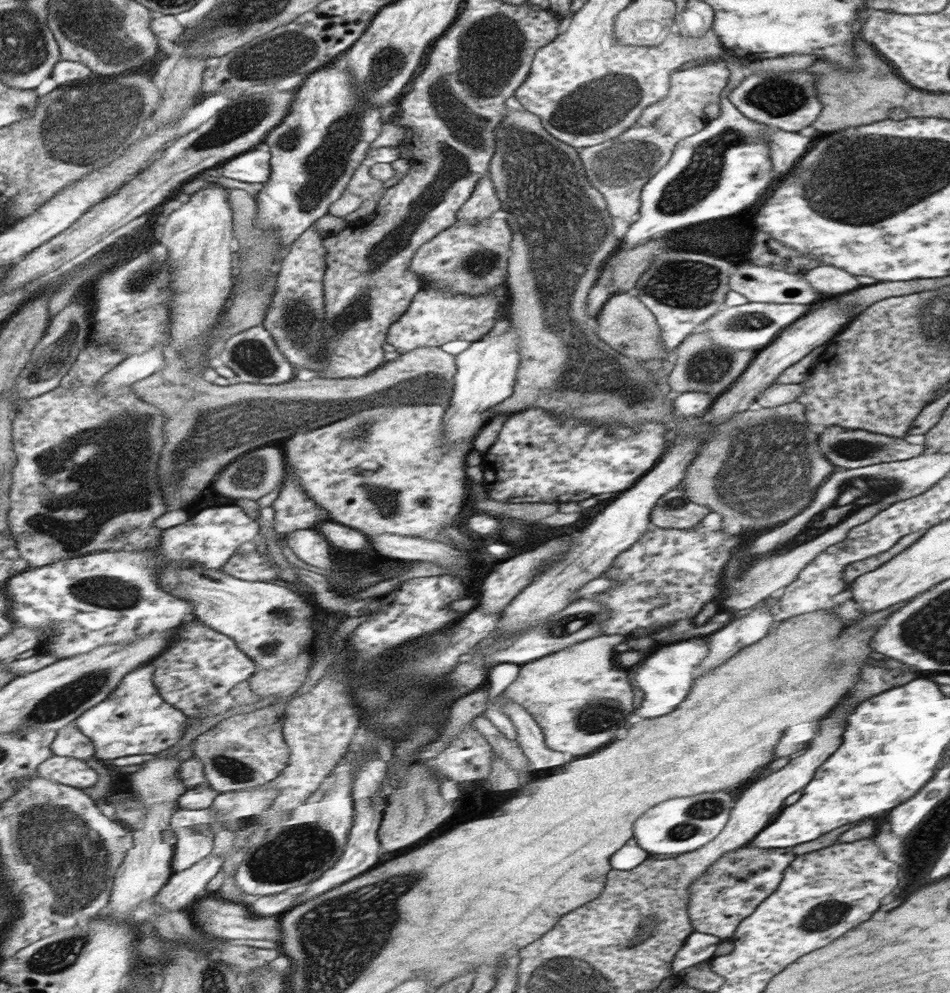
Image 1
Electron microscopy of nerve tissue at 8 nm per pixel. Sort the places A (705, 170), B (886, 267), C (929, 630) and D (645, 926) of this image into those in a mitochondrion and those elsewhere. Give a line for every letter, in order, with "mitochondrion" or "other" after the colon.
A: mitochondrion
B: other
C: mitochondrion
D: mitochondrion

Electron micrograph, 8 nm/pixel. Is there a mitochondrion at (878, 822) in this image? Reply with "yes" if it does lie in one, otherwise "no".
no

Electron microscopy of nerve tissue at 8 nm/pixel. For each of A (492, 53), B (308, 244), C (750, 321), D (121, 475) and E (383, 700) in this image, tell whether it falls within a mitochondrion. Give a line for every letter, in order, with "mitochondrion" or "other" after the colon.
A: mitochondrion
B: other
C: mitochondrion
D: mitochondrion
E: mitochondrion

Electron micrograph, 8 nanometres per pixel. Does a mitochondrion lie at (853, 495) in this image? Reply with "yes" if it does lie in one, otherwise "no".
yes

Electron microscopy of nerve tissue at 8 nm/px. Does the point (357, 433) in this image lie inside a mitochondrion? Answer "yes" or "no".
yes

